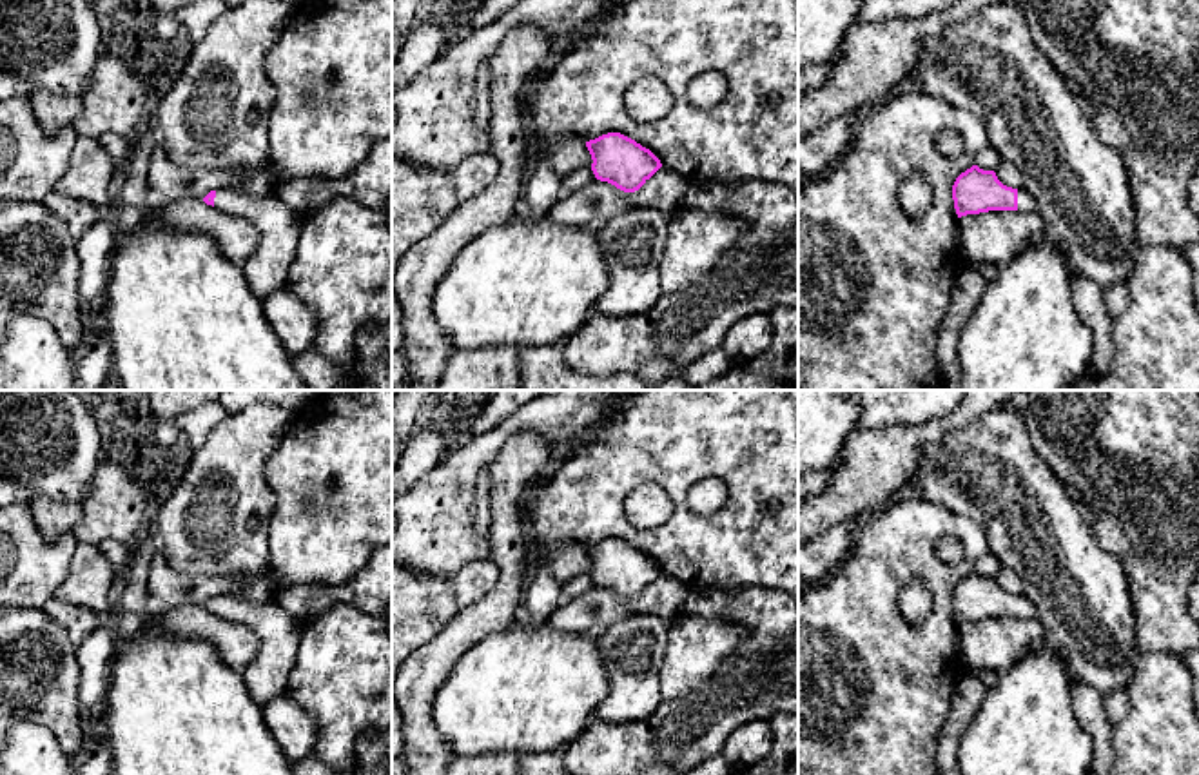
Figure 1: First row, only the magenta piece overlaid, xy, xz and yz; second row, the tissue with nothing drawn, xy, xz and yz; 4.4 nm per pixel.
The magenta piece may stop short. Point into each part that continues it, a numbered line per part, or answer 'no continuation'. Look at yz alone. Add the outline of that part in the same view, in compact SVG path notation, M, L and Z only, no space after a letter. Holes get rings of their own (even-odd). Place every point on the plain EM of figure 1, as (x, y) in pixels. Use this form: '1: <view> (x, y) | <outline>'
1: yz (1025, 607) | M1018 595L1018 619L1034 619L1034 617L1036 617L1034 603L1025 595Z

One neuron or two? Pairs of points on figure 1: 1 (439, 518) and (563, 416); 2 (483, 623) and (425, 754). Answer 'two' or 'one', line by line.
1: one
2: one

